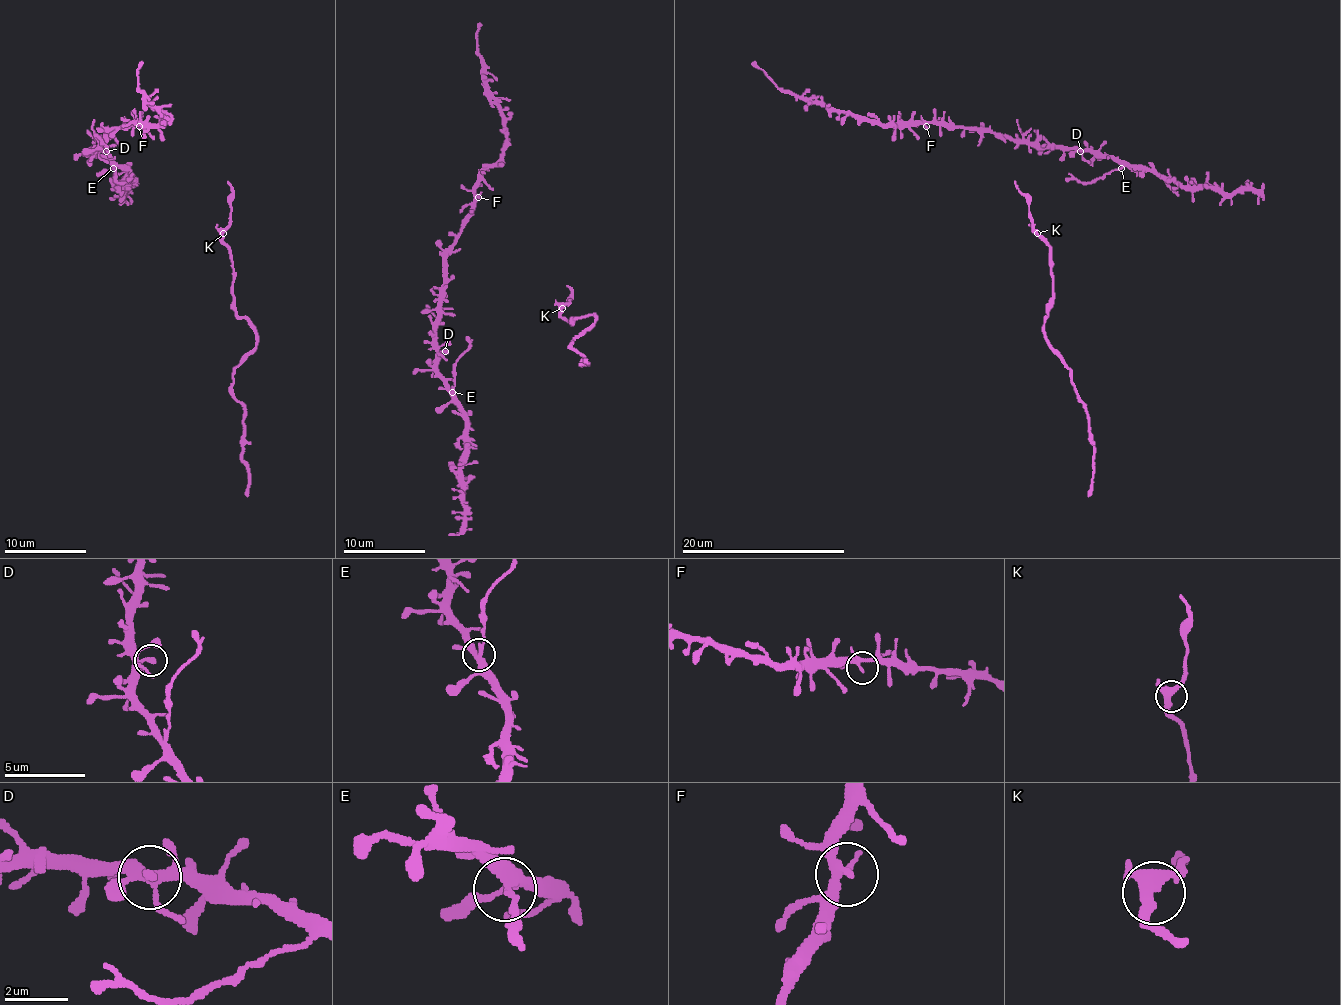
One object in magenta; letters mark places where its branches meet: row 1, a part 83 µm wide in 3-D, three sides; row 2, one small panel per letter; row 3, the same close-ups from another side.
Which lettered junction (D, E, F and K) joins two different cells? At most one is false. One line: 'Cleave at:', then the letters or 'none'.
Cleave at: E

